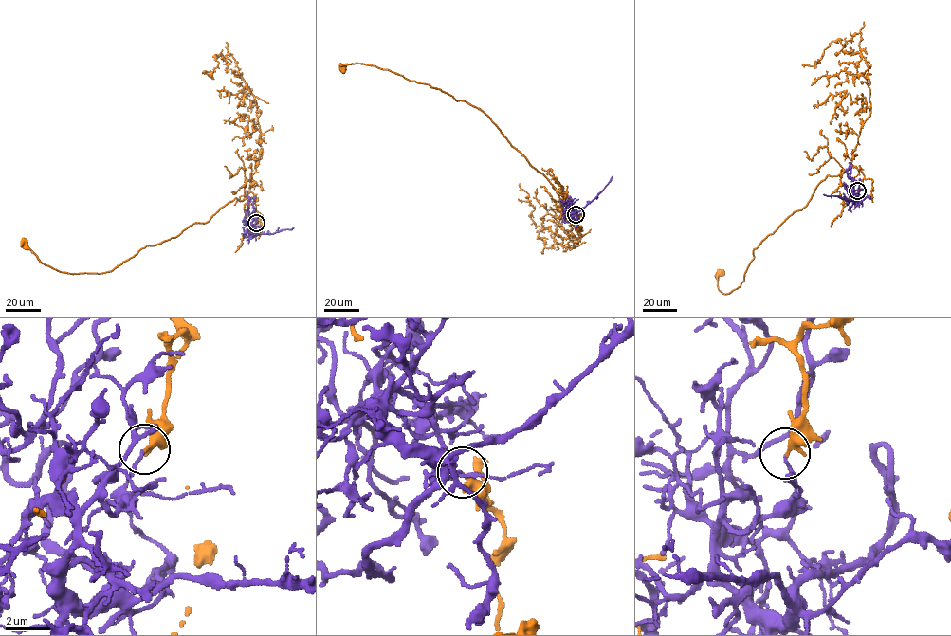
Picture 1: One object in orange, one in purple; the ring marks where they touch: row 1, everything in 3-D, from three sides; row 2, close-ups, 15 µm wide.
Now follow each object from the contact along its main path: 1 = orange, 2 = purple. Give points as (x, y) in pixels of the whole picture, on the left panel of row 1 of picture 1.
1: (256, 223), (260, 214), (250, 191), (208, 222), (194, 223), (98, 273), (58, 271), (40, 262), (25, 242)
2: (256, 223), (251, 235), (250, 224), (246, 226), (244, 221), (249, 217), (250, 198), (246, 190)

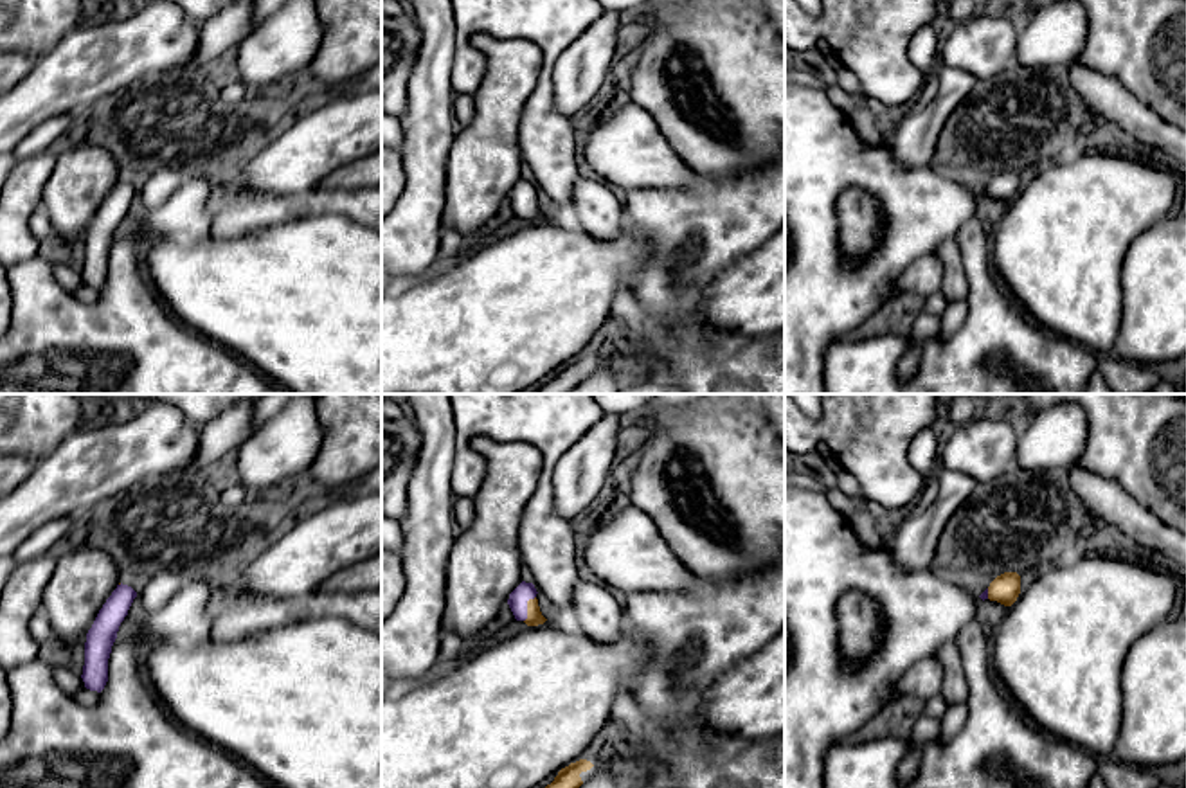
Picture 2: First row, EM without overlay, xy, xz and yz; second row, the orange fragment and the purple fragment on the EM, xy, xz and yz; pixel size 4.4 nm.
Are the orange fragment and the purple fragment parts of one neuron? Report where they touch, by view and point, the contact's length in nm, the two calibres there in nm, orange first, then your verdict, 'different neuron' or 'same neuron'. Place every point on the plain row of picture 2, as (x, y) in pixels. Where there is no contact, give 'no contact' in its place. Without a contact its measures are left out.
xz (528, 205) | 130 nm | 70/90 nm | different neuron

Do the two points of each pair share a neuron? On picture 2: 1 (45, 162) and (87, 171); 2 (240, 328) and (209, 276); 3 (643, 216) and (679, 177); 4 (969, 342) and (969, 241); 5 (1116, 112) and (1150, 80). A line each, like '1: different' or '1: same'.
1: different
2: same
3: different
4: same
5: different

